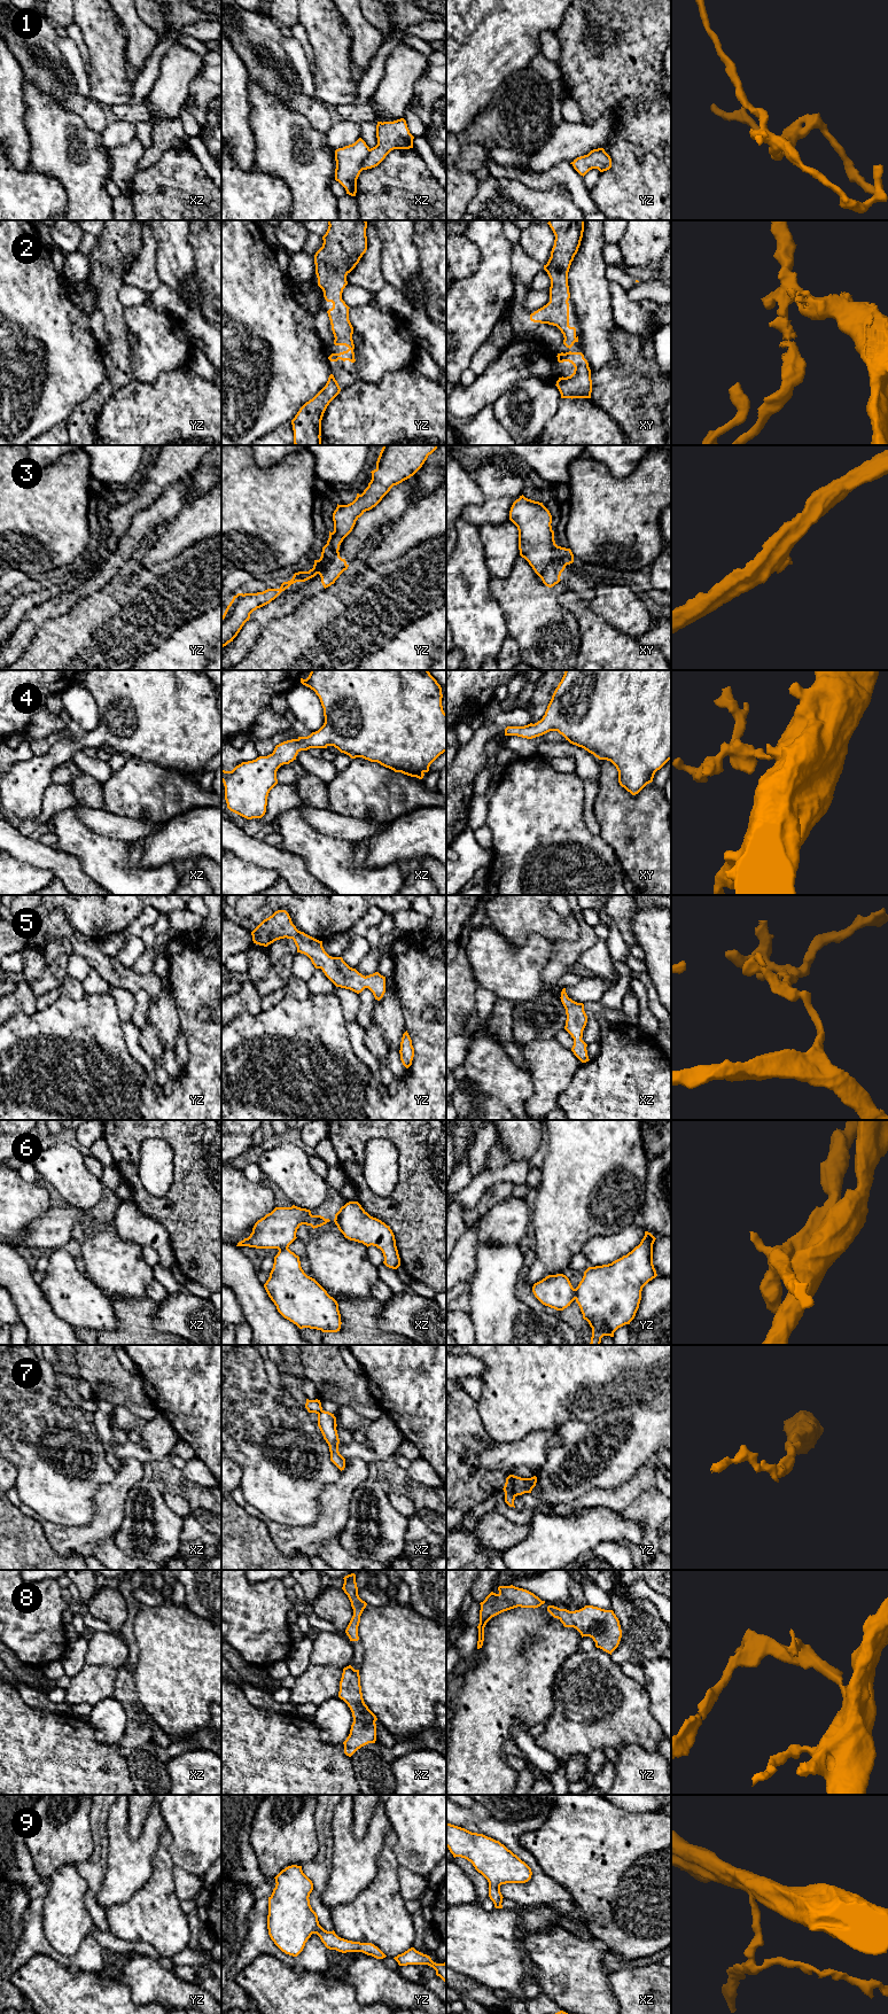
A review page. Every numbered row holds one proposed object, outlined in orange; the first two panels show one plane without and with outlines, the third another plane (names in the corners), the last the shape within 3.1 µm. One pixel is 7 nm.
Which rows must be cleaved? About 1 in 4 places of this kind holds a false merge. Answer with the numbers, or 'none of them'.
3, 6, 7

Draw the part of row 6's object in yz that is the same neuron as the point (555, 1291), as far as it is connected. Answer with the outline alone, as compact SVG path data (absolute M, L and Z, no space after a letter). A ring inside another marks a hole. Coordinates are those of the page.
M563 1274L548 1275L532 1286L535 1297L545 1306L563 1311L575 1300L575 1289Z

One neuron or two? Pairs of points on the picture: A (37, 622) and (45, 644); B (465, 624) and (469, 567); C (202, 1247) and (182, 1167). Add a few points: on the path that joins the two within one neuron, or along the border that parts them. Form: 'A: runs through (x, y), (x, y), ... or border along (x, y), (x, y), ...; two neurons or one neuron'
A: border along (63, 614), (48, 619), (36, 631); two neurons
B: runs through (469, 611), (469, 597), (475, 584), (473, 581); one neuron
C: runs through (202, 1228), (202, 1187); one neuron

